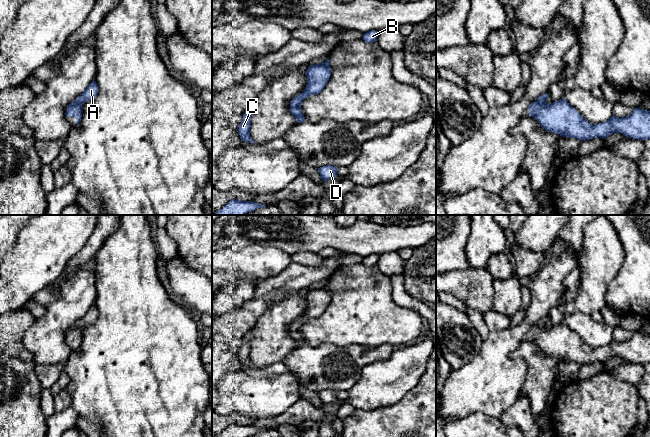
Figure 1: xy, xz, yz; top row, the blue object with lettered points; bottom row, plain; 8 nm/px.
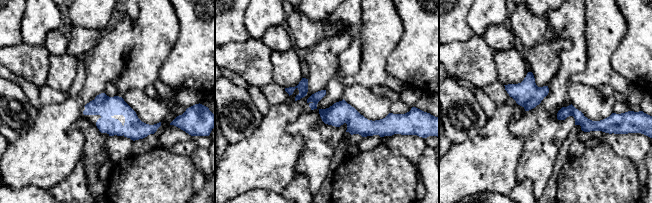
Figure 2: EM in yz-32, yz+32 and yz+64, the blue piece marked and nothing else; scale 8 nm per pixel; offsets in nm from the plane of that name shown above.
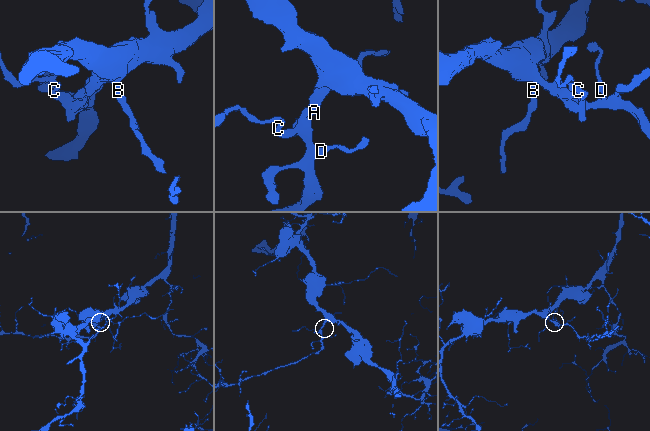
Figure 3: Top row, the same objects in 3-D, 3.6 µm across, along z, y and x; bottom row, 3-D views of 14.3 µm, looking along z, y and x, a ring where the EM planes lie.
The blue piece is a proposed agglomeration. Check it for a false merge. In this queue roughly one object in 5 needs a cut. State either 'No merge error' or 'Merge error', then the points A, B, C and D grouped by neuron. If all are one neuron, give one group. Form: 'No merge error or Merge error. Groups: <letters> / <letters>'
No merge error. Groups: A B C D

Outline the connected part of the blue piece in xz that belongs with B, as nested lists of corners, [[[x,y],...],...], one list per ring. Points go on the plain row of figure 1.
[[[371,254],[371,255],[364,257],[362,263],[365,266],[370,267],[370,266],[377,265],[377,261],[378,261],[378,256],[375,254]]]

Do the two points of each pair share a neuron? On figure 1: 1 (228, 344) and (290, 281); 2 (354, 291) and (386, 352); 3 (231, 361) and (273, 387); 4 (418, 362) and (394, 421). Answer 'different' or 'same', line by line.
1: same
2: different
3: different
4: different

